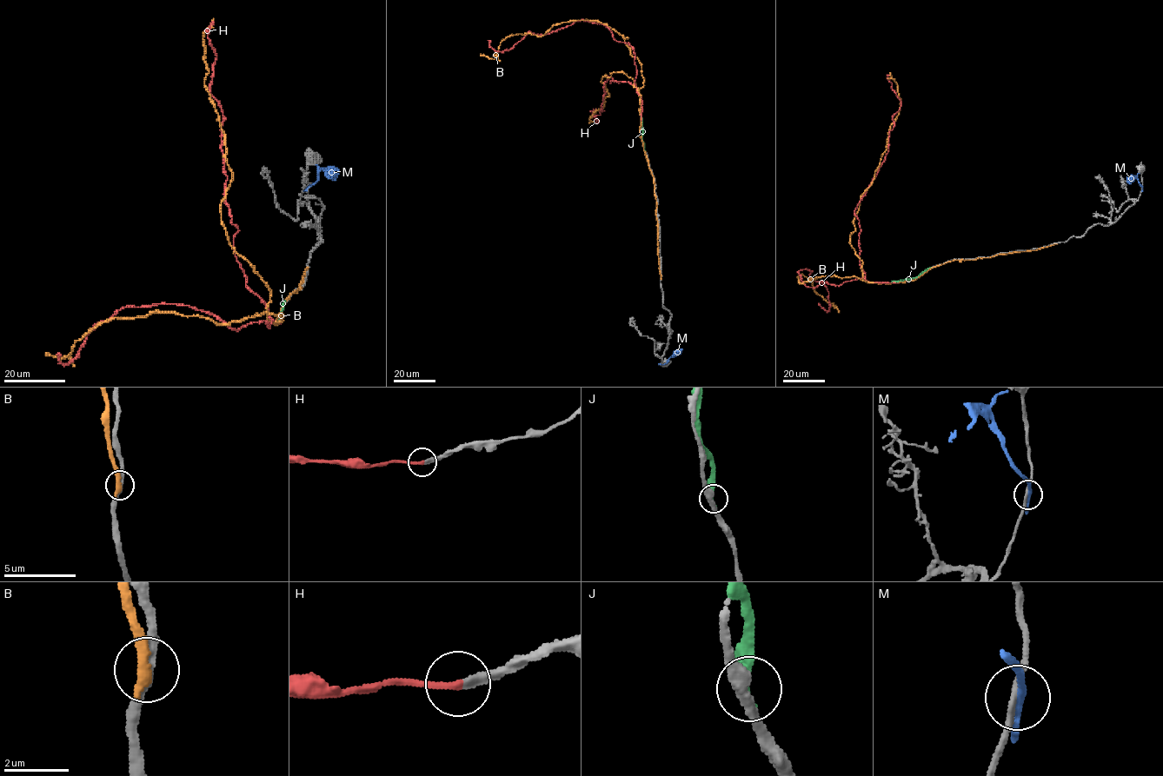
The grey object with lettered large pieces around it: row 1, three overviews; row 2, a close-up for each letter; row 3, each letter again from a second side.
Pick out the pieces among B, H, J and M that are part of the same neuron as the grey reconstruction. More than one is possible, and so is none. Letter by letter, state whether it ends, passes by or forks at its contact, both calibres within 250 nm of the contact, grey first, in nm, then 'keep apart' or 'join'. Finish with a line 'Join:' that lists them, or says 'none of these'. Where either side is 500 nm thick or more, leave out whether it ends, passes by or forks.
B: it ends; calibres 280 and 340 nm; keep apart
H: it ends; calibres 260 and 240 nm; join
J: it passes by; calibres 400 and 260 nm; keep apart
M: it passes by; calibres 240 and 200 nm; keep apart
Join: H

